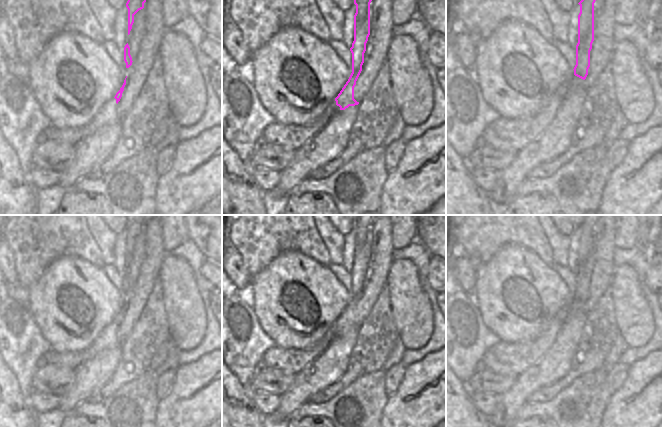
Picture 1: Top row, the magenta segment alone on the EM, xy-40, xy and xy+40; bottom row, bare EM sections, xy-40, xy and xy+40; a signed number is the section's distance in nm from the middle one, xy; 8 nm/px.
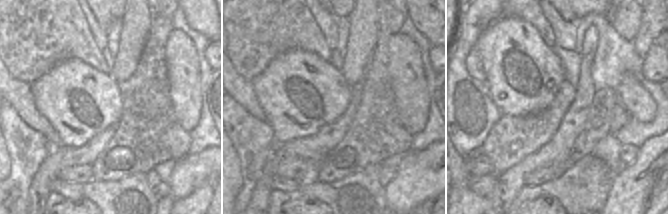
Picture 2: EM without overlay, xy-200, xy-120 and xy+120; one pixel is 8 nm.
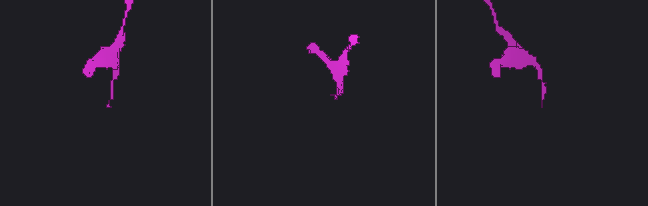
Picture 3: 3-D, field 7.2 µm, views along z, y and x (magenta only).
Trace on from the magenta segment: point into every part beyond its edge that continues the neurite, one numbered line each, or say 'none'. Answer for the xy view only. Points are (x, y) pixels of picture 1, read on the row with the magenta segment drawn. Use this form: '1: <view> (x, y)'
1: xy (331, 140)

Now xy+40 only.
1: xy+40 (555, 140)

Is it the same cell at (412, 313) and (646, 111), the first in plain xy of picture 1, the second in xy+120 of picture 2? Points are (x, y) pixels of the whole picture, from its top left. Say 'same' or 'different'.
same

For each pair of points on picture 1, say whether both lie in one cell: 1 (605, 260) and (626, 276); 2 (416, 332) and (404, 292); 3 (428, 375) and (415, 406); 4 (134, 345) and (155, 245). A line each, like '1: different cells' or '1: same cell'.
1: different cells
2: same cell
3: same cell
4: different cells

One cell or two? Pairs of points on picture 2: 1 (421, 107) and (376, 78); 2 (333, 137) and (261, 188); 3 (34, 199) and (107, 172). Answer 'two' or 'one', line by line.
1: two
2: one
3: two

